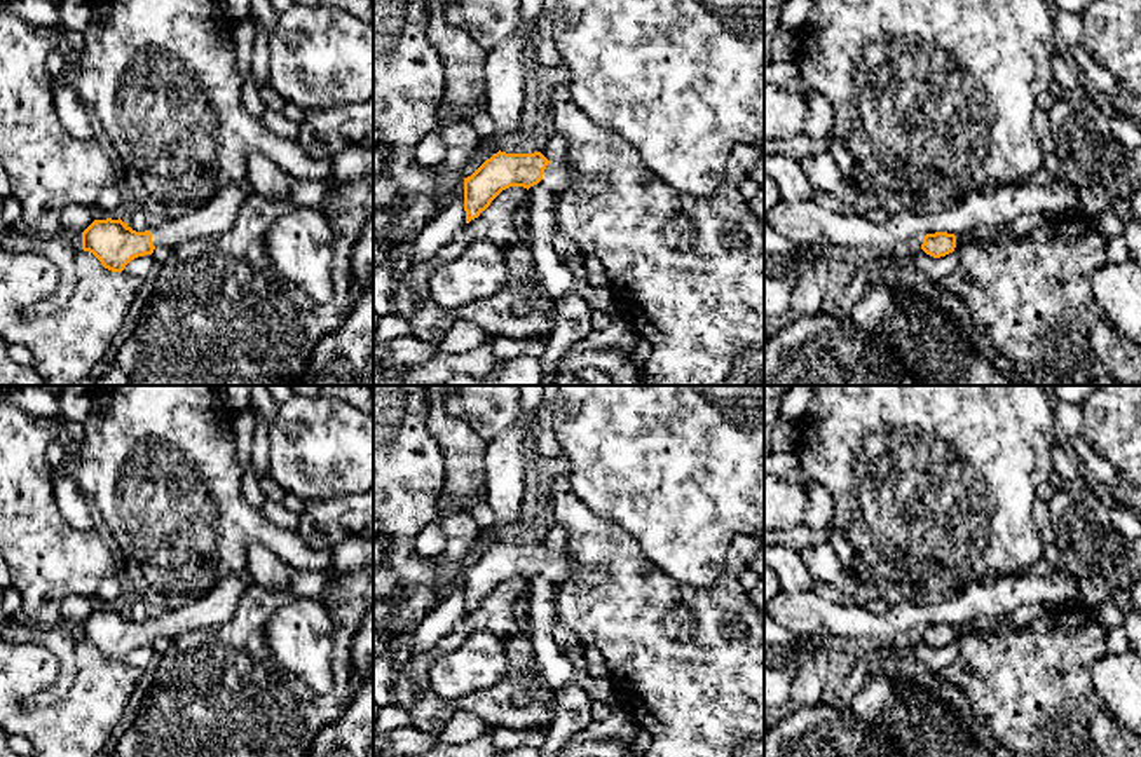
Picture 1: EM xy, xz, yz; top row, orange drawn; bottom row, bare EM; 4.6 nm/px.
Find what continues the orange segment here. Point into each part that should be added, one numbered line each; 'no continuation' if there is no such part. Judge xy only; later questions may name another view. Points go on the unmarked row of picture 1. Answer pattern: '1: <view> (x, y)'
1: xy (217, 607)

